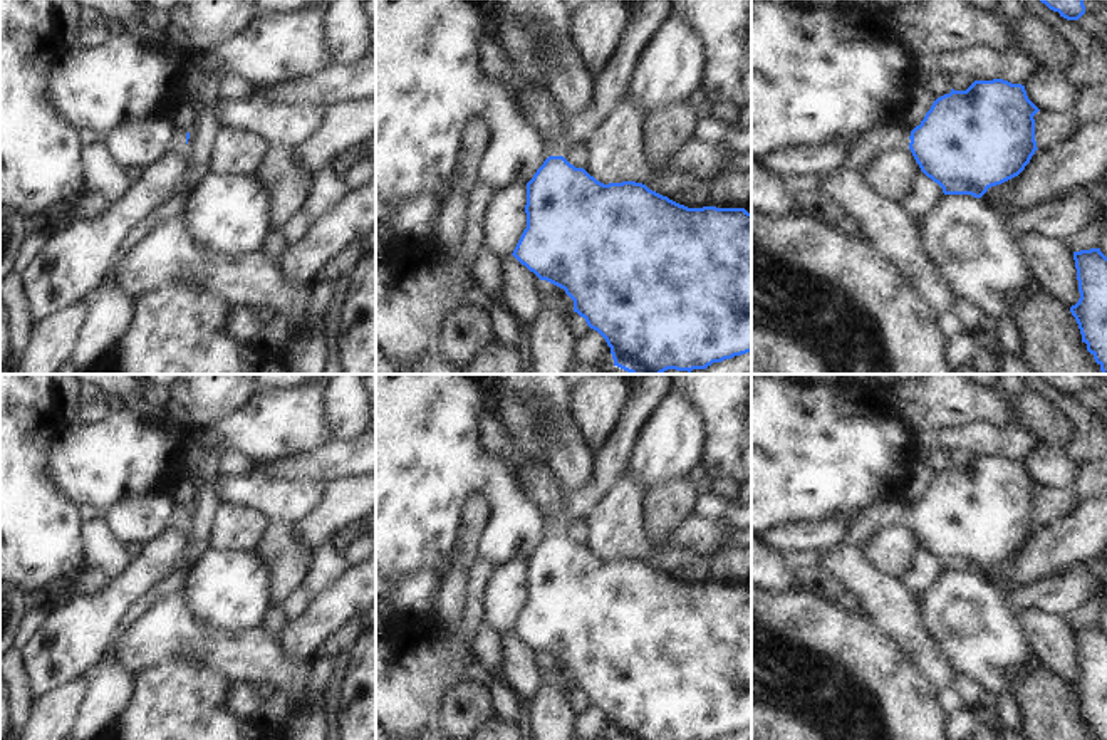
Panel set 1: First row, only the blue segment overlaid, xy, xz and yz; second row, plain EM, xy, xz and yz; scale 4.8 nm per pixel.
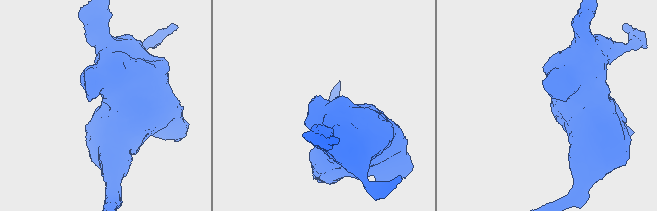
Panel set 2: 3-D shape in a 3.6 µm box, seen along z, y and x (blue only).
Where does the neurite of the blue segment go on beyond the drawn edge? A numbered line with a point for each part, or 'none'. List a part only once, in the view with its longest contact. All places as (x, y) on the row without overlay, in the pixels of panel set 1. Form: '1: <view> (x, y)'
1: xz (539, 485)

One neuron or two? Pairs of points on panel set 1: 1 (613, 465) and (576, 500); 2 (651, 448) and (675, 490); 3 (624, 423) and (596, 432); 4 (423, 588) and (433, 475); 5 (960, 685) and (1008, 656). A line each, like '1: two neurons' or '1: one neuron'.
1: one neuron
2: two neurons
3: two neurons
4: two neurons
5: two neurons

